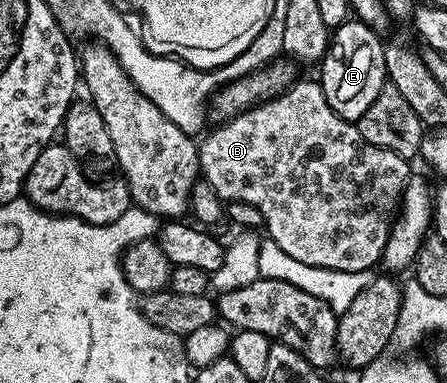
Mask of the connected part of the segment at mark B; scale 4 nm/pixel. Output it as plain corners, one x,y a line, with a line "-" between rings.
314,79
302,80
286,88
277,98
250,108
237,118
228,120
226,124
212,127
212,132
208,131
199,144
199,171
202,179
207,180
209,186
213,186
213,190
224,202
236,200
249,202
249,206
257,206
257,210
261,210
263,215
266,235
274,240
277,246
281,246
281,250
285,250
289,258
297,258
297,262
305,262
309,266
317,266
334,272
371,272
374,264
378,265
382,261
389,229
403,198
403,187
413,176
410,166
407,165
410,164
408,157
393,154
393,150
385,150
381,146
373,146
365,142
365,138
361,138
359,133
358,123
343,120
331,109
323,93
322,84

